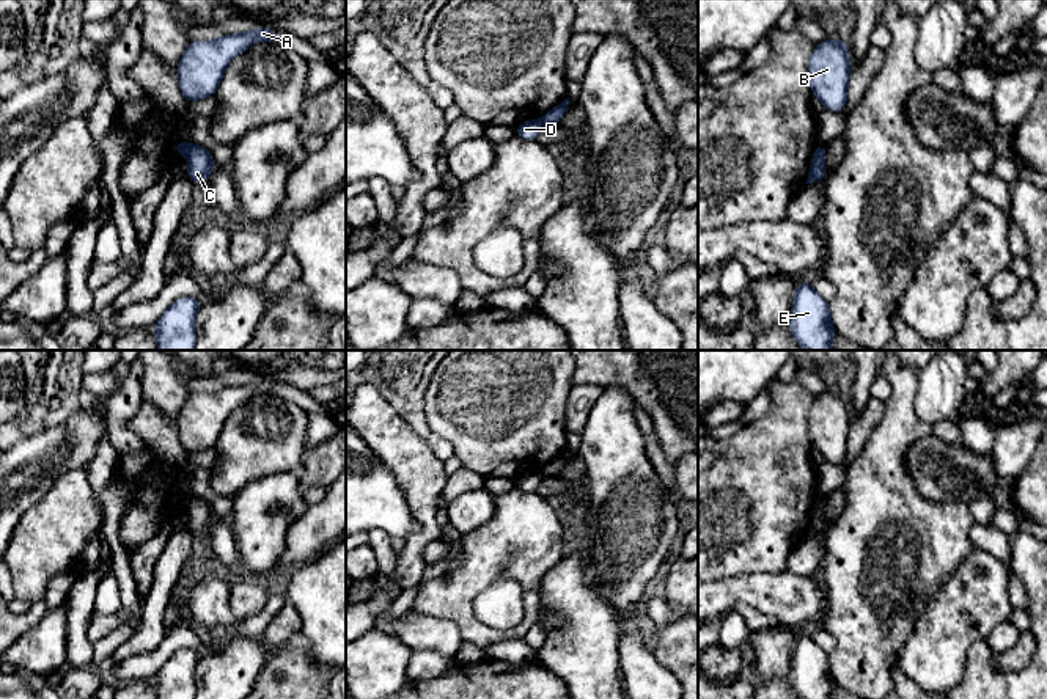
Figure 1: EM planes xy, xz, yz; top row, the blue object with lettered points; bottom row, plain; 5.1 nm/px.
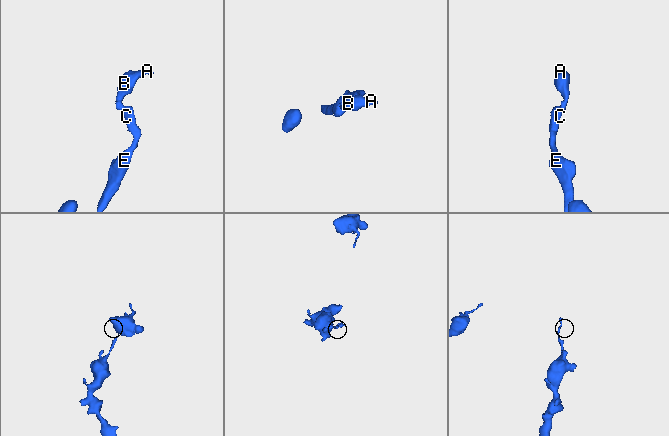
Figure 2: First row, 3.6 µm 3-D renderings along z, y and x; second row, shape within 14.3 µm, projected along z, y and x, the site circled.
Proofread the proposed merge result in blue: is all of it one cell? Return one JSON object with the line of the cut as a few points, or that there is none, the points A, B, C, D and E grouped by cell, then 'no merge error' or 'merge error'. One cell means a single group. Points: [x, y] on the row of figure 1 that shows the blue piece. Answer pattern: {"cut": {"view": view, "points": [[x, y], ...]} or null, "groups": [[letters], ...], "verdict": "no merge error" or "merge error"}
{"cut": {"view": "xy", "points": [[191, 145], [184, 154]]}, "groups": [["A", "B", "D"], ["C", "E"]], "verdict": "merge error"}

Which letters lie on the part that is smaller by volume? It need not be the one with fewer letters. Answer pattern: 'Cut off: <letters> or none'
Cut off: A, B, D

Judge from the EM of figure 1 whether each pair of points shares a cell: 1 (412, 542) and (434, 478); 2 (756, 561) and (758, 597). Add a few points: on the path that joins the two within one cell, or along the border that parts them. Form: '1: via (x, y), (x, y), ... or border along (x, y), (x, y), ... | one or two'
1: via (426, 526), (426, 494) | one
2: border along (785, 569), (780, 572), (738, 574), (720, 580) | two

